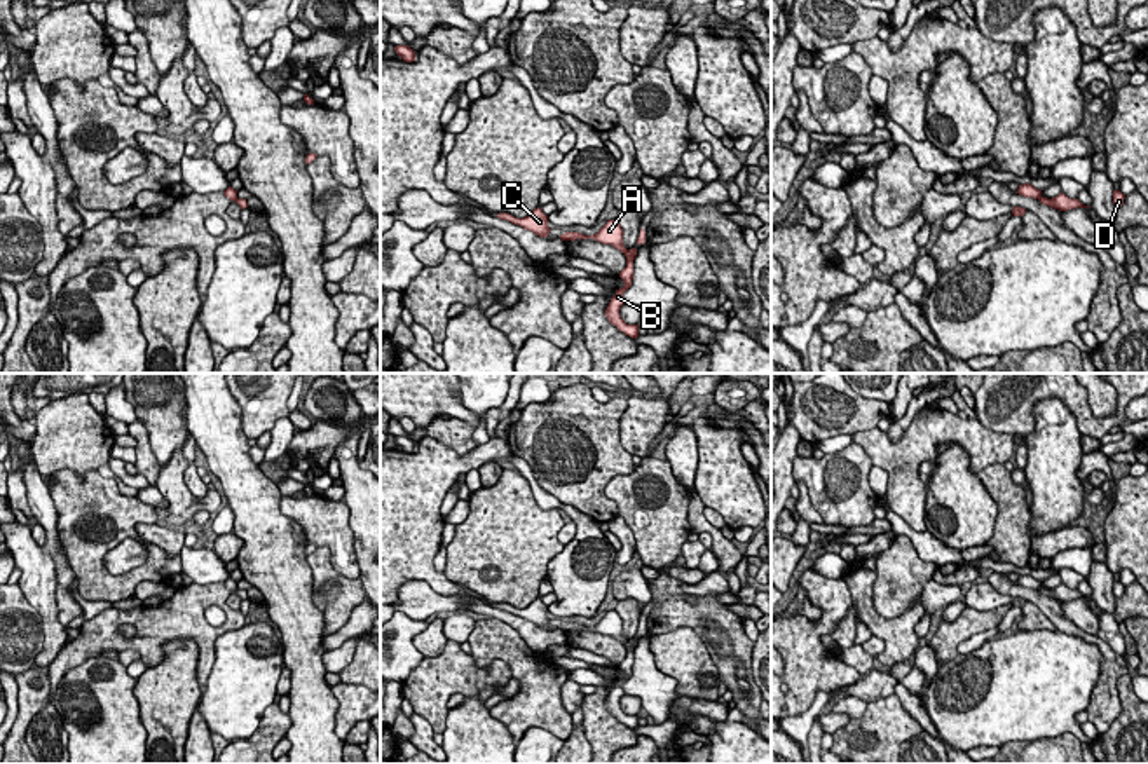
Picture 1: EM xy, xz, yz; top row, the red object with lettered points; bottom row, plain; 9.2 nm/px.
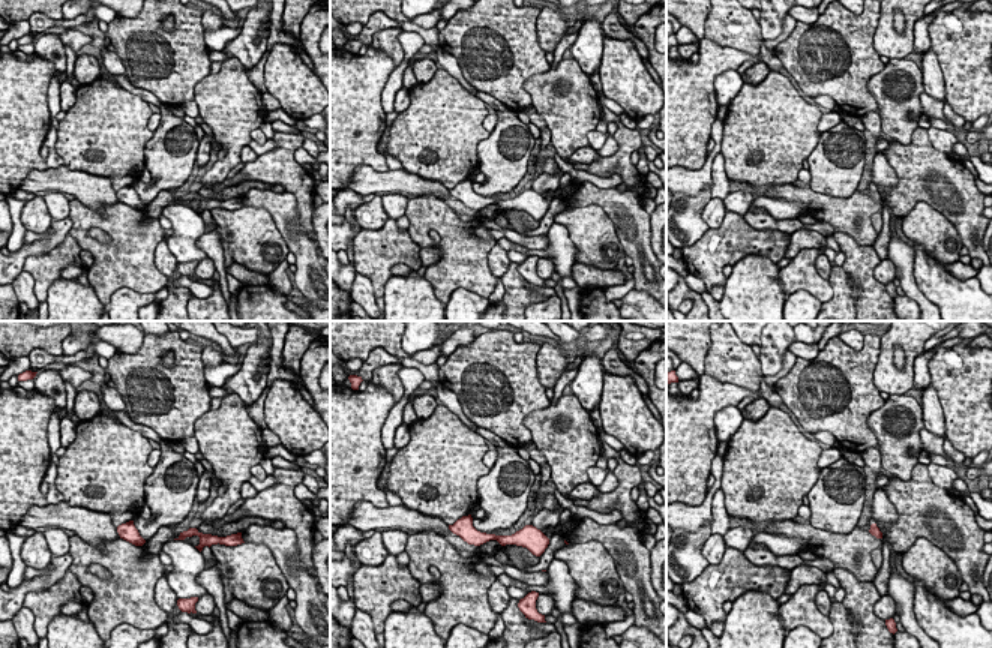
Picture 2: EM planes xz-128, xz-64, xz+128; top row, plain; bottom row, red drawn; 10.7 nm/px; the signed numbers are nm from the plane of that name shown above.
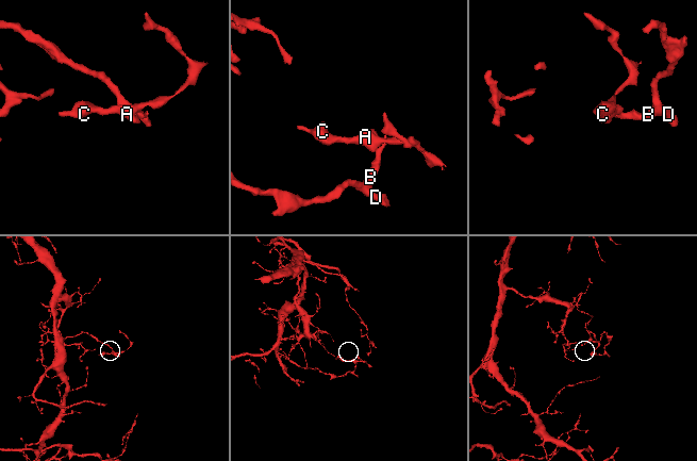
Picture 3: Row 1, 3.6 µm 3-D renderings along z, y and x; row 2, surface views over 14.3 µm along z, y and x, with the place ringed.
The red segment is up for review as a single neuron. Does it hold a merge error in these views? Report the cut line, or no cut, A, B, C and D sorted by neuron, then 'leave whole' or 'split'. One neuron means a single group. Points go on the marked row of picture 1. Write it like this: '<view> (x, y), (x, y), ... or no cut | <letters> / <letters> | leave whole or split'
xz (628, 250), (625, 253) | A C / B D | split

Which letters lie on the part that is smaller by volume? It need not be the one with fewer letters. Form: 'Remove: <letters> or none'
Remove: A, C

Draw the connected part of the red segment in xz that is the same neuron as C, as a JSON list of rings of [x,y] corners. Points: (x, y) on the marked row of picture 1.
[[[536,208],[529,216],[525,218],[515,218],[513,215],[508,213],[499,213],[497,218],[508,220],[515,225],[523,227],[525,230],[534,232],[539,237],[548,237],[550,227],[548,227],[548,216],[543,213],[541,208]]]

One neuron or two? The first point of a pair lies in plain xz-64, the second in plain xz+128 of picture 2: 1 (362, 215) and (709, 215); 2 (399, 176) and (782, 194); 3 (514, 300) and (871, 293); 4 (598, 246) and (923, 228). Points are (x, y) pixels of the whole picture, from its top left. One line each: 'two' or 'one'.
1: one
2: two
3: one
4: one

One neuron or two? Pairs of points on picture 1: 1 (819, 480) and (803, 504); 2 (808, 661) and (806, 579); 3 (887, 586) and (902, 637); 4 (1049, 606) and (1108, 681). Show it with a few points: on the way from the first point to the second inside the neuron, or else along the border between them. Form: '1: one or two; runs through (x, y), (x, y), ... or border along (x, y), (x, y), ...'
1: two; border along (796, 480), (806, 485), (810, 504), (824, 522)
2: one; runs through (808, 641), (827, 620), (827, 600)
3: two; border along (871, 585), (881, 616), (920, 604)
4: one; runs through (1070, 628), (1094, 639), (1108, 658)

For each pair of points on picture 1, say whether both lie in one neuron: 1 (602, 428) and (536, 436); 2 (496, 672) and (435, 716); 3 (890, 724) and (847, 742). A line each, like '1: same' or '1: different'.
1: same
2: same
3: same

